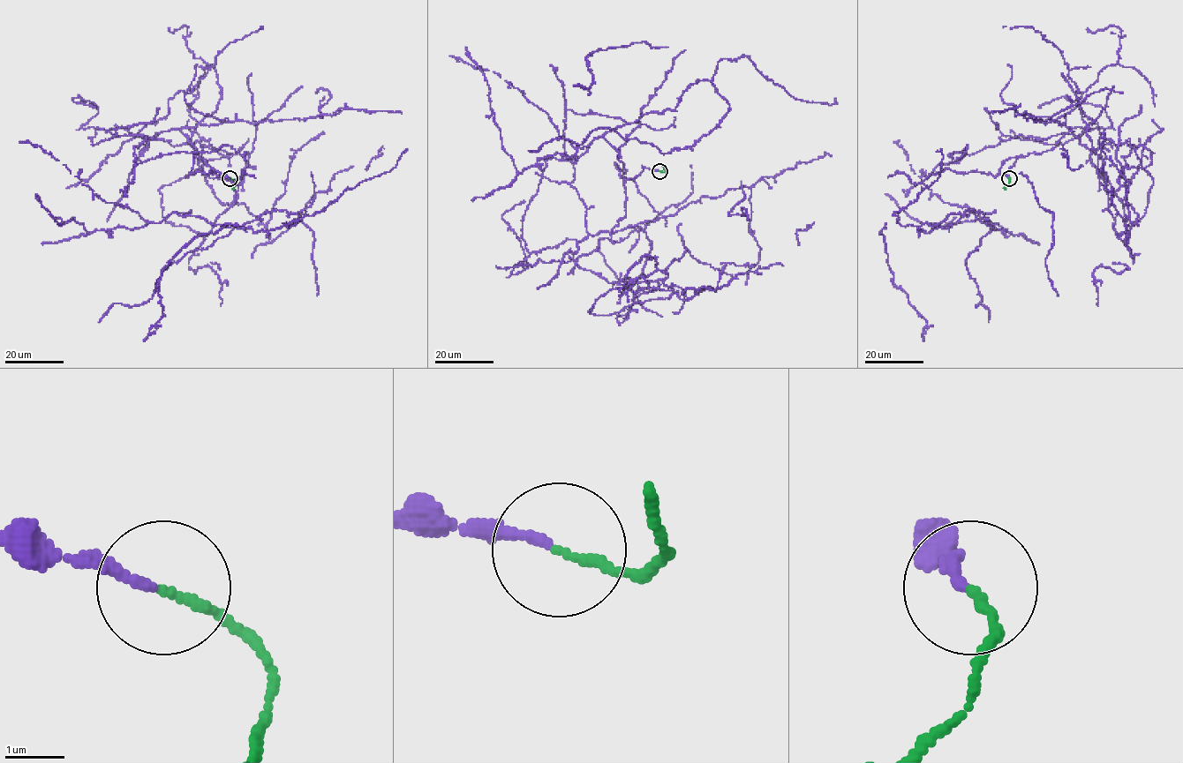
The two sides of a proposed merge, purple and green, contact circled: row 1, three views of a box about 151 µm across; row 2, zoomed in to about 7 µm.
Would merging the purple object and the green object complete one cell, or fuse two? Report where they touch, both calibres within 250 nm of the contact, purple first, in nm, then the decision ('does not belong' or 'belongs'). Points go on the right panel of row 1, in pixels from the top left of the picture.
at (1009, 178); 160 nm thick on the purple side, 150 nm on the other; belongs

